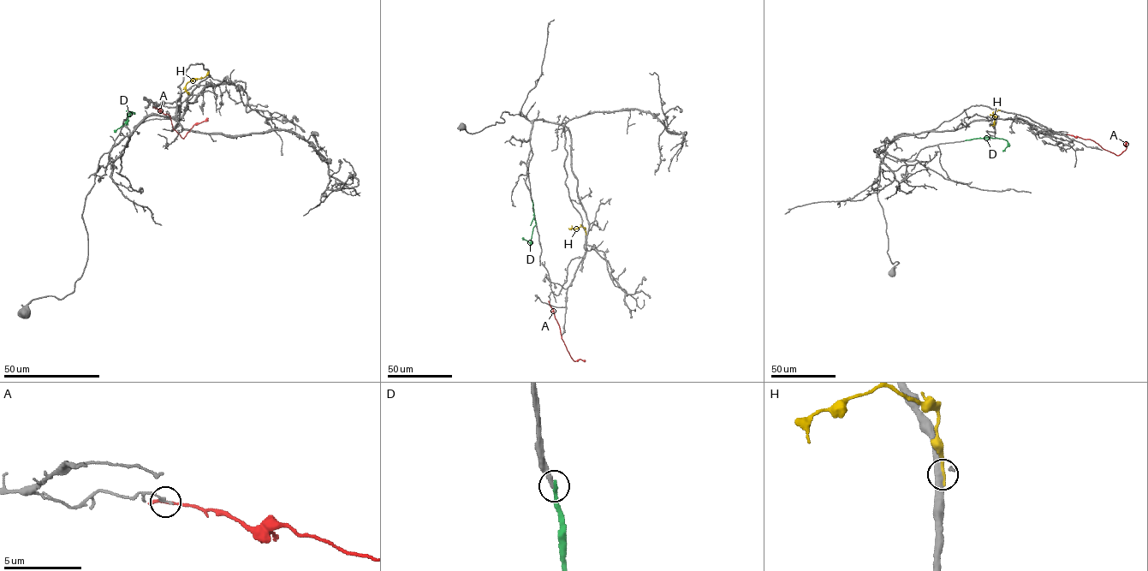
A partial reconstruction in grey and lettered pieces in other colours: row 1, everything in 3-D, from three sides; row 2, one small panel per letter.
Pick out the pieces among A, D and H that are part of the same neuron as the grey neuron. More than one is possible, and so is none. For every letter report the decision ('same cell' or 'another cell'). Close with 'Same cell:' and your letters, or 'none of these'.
A: another cell
D: same cell
H: another cell
Same cell: D

